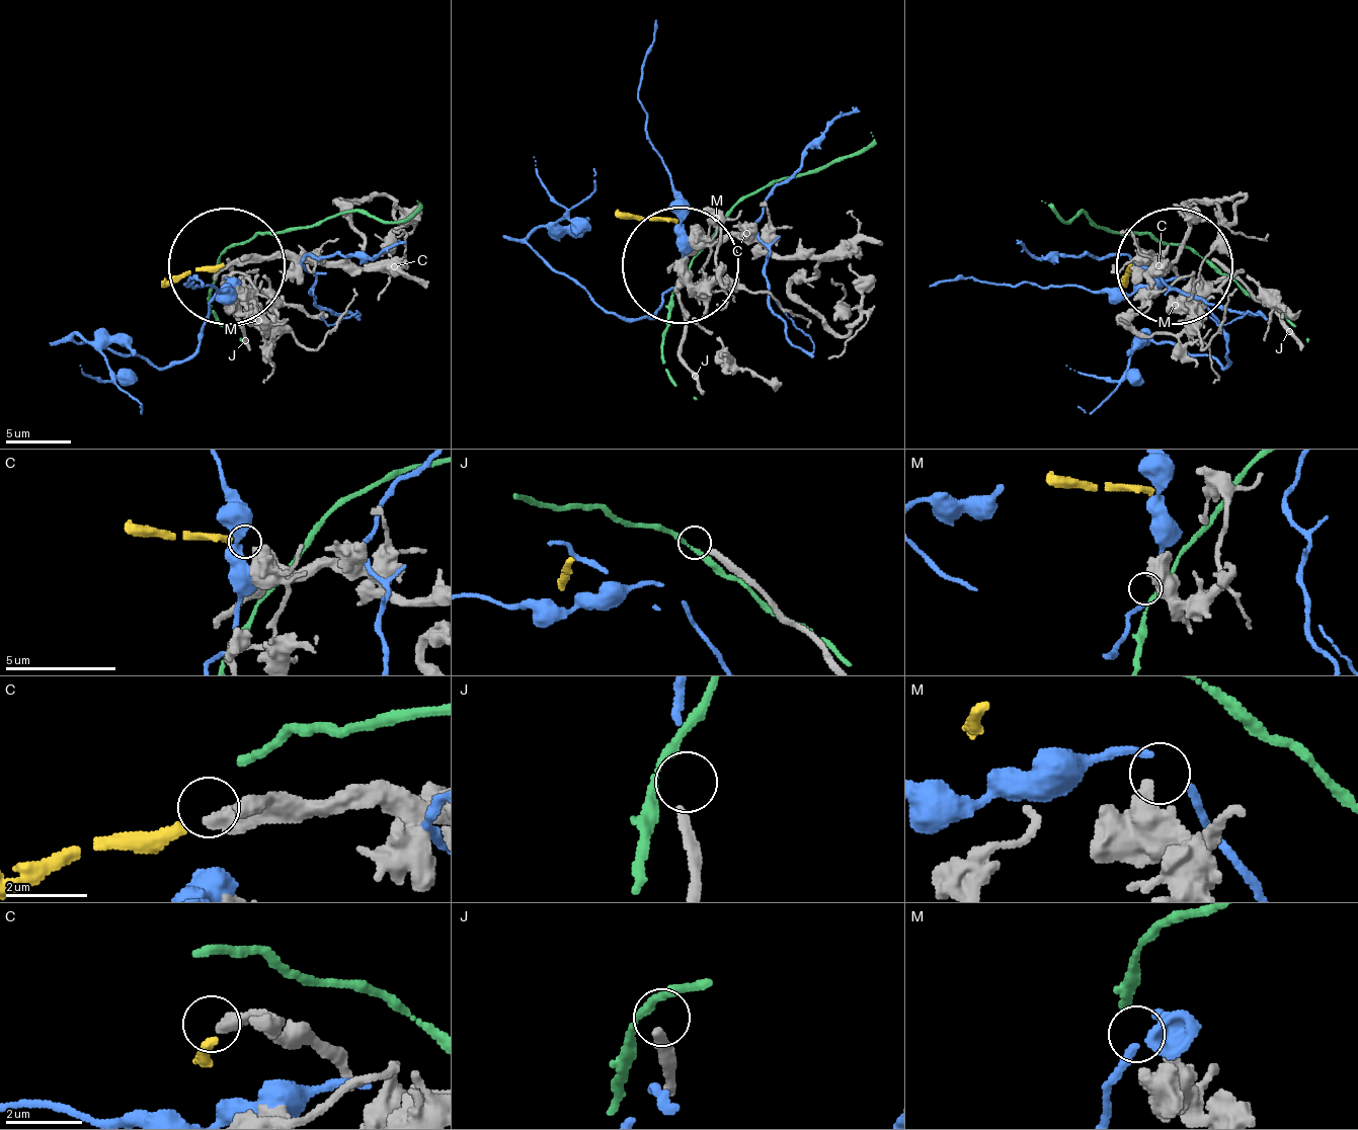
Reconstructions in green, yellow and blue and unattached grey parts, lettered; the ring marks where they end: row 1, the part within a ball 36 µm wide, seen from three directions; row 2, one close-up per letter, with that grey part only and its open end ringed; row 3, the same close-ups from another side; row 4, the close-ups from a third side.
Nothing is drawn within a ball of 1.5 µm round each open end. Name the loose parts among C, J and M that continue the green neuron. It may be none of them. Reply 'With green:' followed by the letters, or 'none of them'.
With green: none of them

